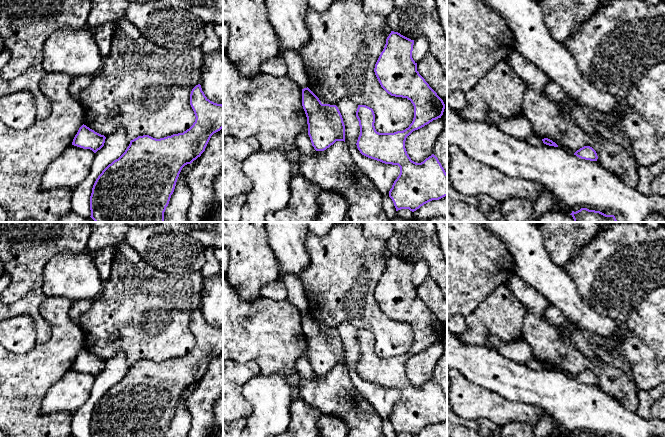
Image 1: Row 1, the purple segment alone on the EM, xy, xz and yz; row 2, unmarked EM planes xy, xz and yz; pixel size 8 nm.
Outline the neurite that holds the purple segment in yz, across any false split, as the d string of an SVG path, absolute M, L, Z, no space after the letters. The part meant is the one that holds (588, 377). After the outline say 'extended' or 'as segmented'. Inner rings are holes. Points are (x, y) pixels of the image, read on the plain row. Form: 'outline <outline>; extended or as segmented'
outline M584 370L577 374L574 379L581 383L590 384L590 385L597 385L598 380L596 375L590 370Z; as segmented

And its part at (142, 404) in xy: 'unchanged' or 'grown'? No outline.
unchanged

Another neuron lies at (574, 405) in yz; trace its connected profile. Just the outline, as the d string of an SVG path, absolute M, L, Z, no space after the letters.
M448 329L447 369L458 370L467 380L509 401L541 408L569 431L594 431L618 437L665 437L665 420L641 418L596 385L581 383L561 371L544 367L533 370L528 364L509 360L494 349L464 344Z

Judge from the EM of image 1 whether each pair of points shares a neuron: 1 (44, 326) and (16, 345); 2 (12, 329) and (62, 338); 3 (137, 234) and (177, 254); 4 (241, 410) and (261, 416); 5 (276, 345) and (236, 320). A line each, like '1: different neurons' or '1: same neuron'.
1: different neurons
2: different neurons
3: same neuron
4: different neurons
5: same neuron

